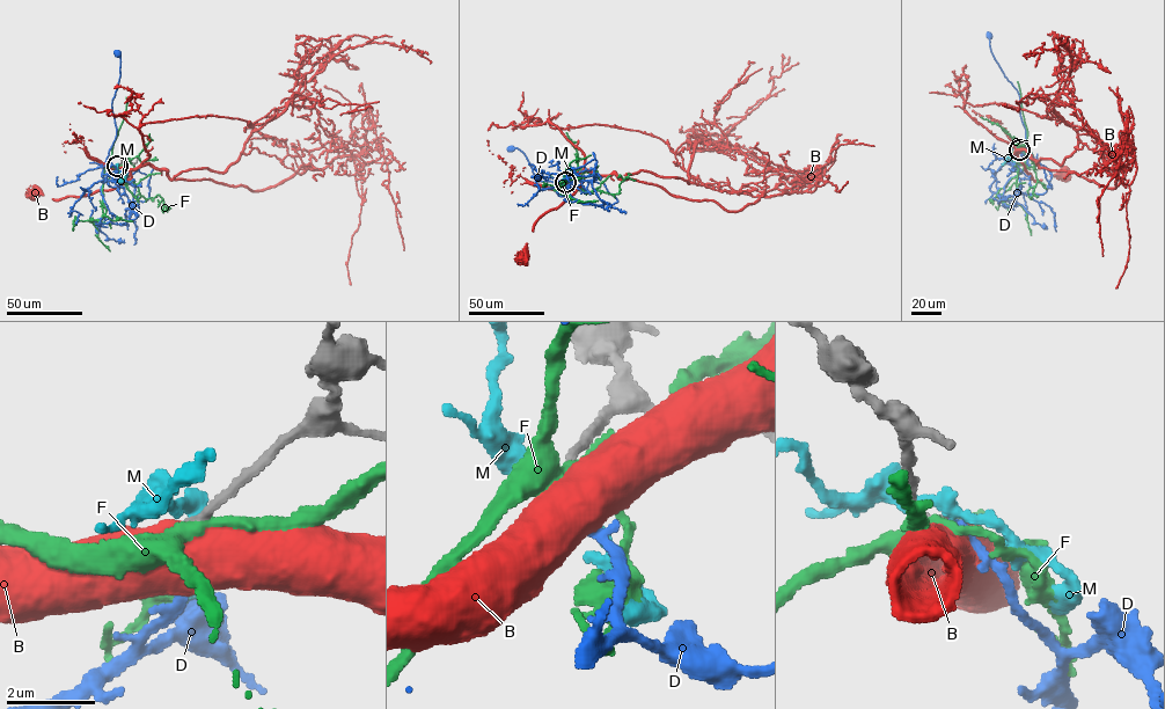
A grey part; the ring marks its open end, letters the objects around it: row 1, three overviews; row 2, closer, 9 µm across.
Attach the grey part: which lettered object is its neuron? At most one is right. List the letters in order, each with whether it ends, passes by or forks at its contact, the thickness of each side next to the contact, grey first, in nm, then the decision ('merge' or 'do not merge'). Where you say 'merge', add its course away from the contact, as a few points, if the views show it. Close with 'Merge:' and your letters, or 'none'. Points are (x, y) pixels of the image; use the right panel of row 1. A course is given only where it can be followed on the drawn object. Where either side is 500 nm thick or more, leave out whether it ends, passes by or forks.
B: calibres 220 and 800 nm; do not merge
D: it ends; calibres 200 and 160 nm; merge; course (1019, 150), (1023, 155), (1020, 161), (1027, 151), (1019, 94), (994, 58), (988, 35)
F: it forks; calibres 240 and 220 nm; do not merge
M: it passes by; calibres 200 and 280 nm; do not merge
Merge: D

